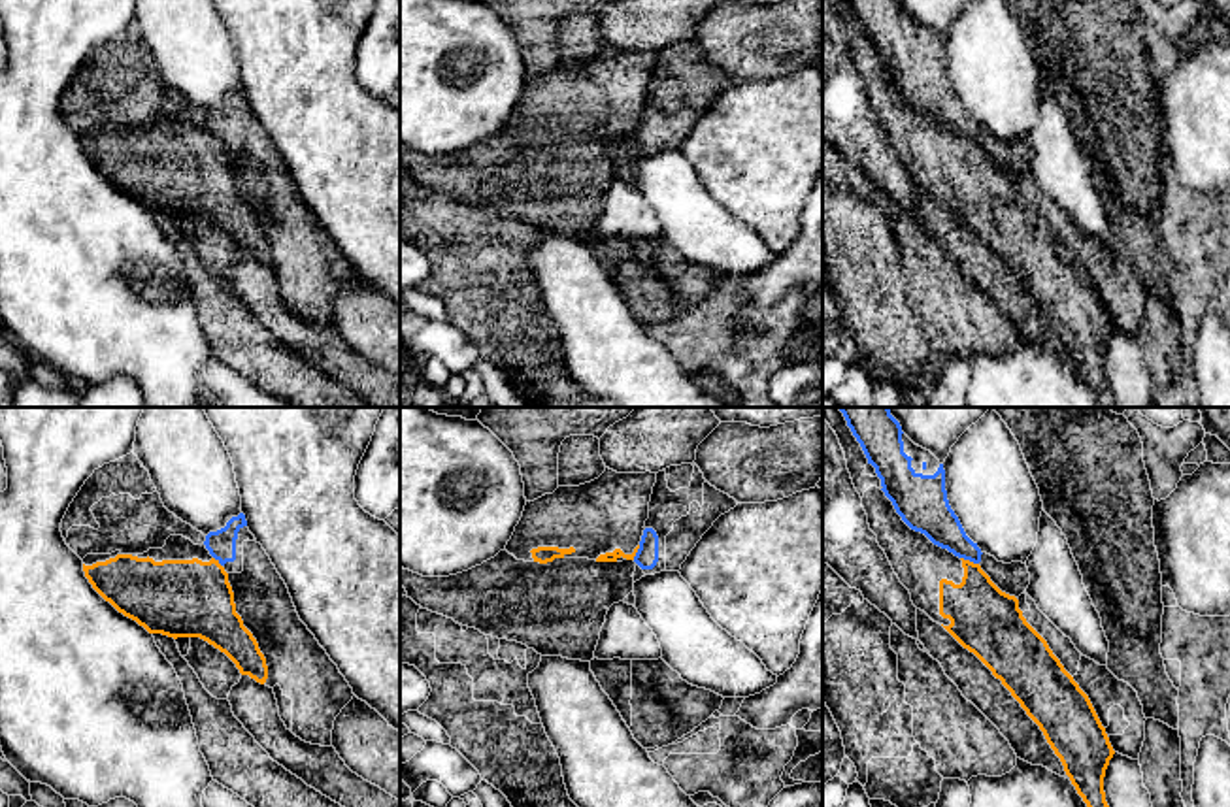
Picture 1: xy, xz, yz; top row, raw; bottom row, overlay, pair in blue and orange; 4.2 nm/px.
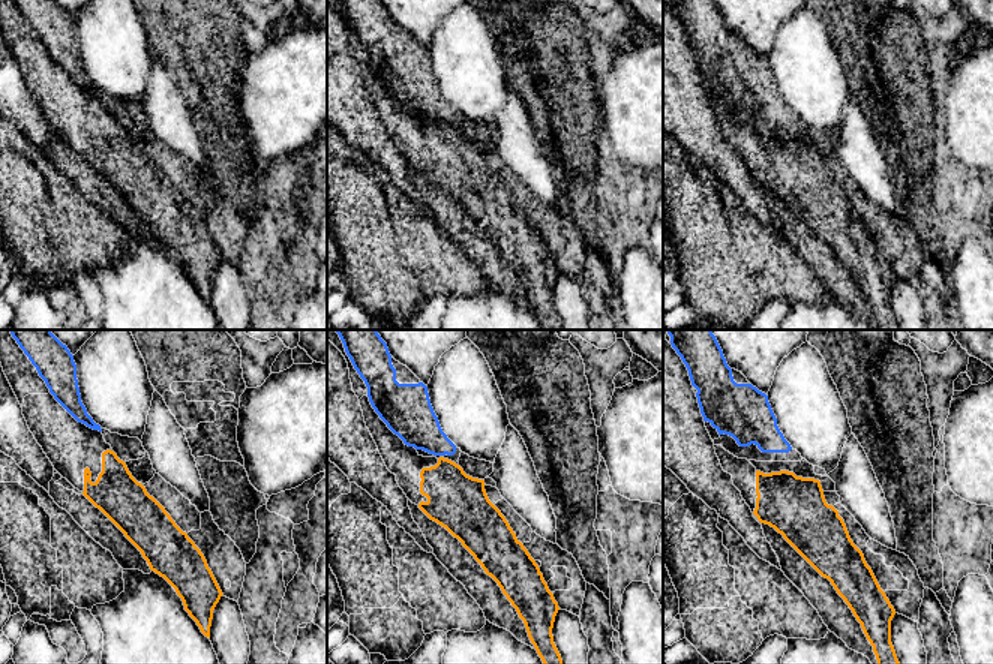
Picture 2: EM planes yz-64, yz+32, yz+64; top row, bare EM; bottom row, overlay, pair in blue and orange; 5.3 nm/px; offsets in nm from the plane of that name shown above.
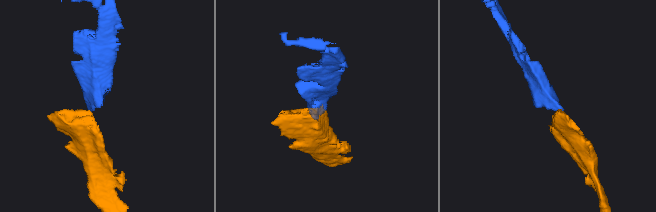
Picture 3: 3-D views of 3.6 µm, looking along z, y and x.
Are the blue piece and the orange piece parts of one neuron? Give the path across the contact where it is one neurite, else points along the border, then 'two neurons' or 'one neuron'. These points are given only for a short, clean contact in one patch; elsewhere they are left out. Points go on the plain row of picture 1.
border along yz (961, 134), (978, 142); two neurons

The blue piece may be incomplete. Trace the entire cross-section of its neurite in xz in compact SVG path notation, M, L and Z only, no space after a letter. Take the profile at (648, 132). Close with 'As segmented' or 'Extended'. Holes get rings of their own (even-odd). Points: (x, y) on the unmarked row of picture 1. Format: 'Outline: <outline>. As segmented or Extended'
Outline: M696 41L658 49L634 140L645 153L679 149L702 113L736 83L704 57Z. Extended

